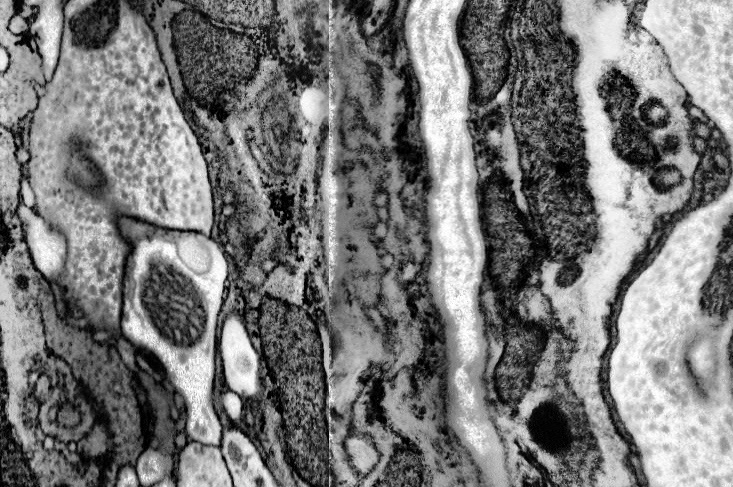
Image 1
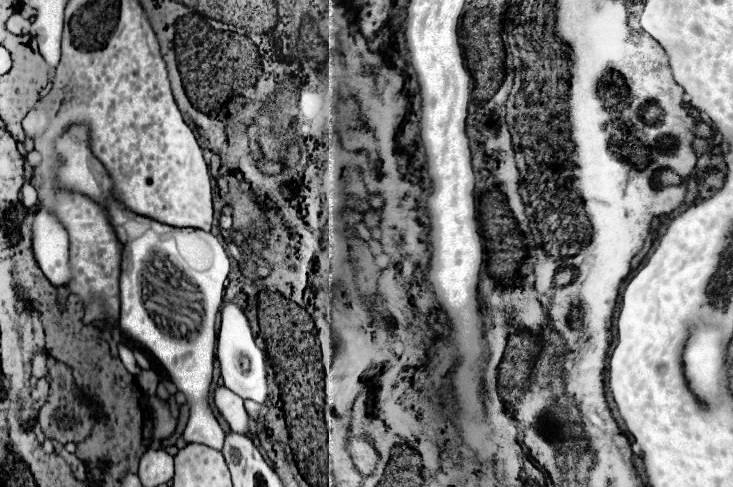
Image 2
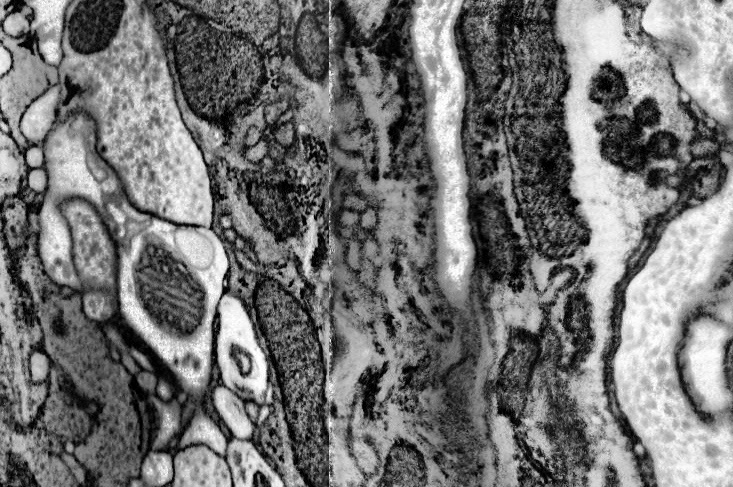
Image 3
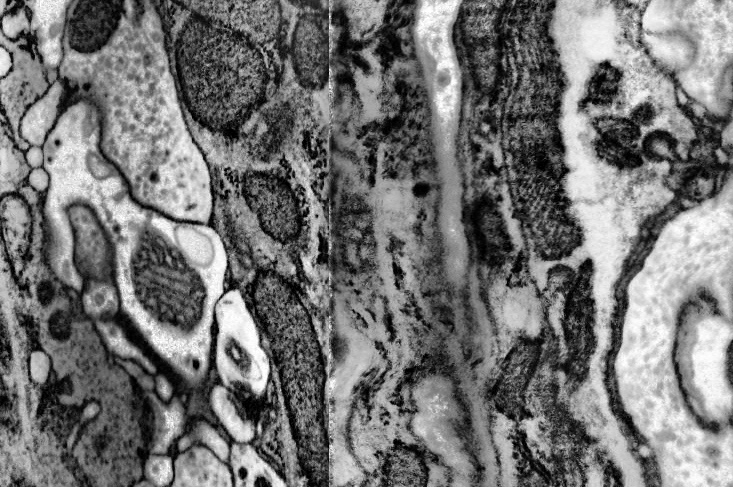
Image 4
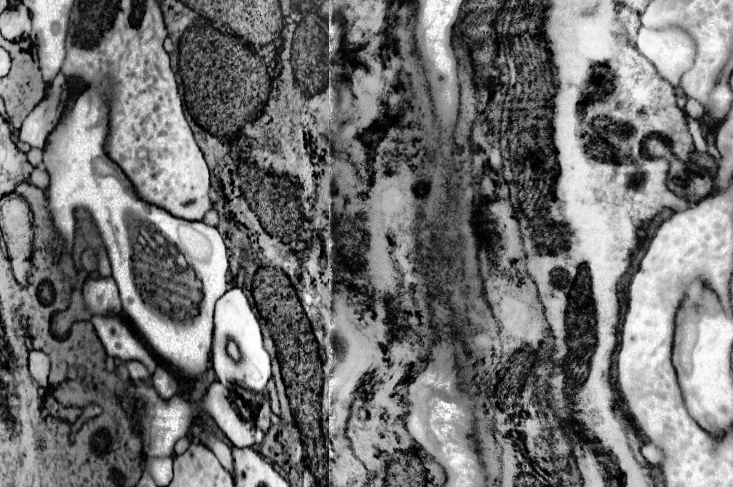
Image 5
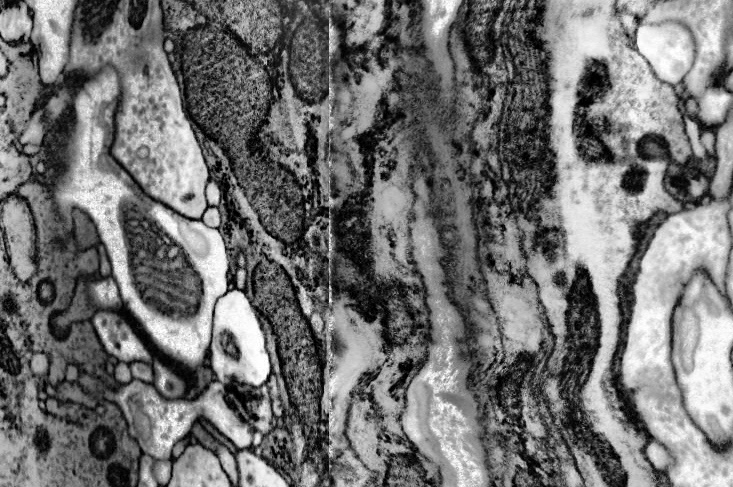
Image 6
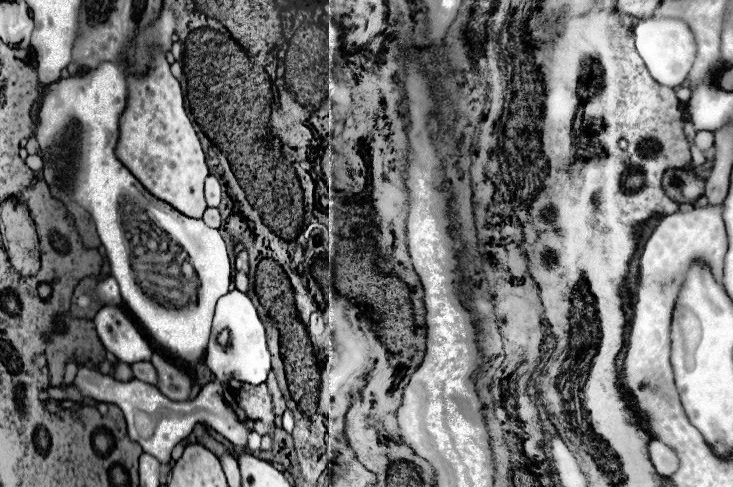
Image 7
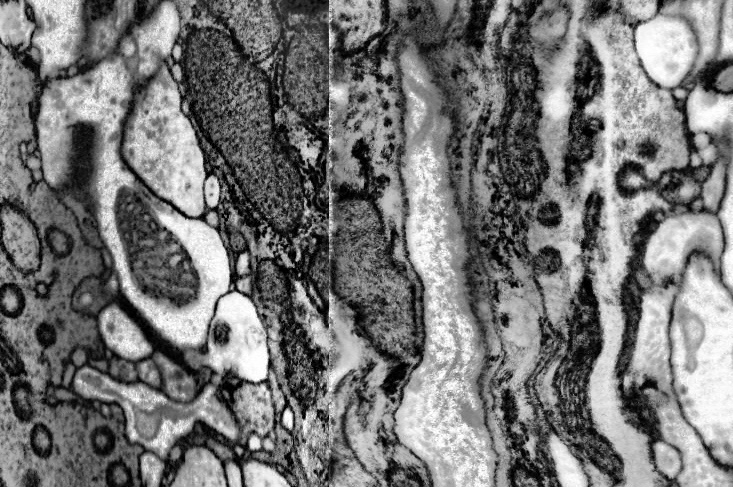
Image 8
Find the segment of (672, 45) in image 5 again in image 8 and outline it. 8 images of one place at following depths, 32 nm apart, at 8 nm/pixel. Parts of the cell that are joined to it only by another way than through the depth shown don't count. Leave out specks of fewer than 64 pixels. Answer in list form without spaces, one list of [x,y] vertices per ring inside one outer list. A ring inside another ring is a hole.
[[[656,14],[654,18],[640,22],[634,28],[634,44],[636,54],[642,62],[642,68],[650,76],[650,80],[662,88],[678,88],[684,78],[690,74],[694,60],[698,56],[698,42],[696,34],[690,26],[690,22],[682,16],[670,16],[670,14]]]

